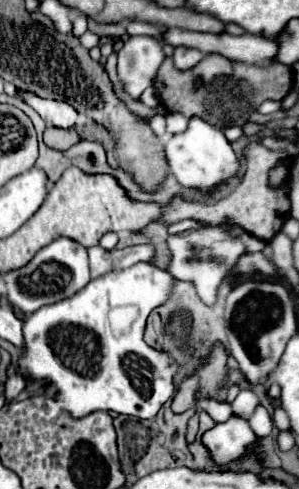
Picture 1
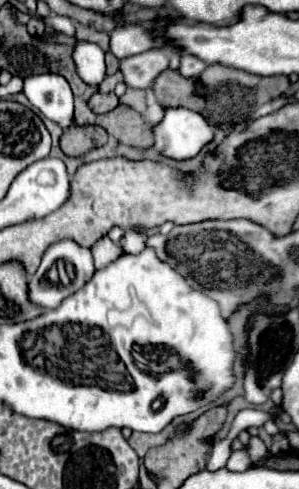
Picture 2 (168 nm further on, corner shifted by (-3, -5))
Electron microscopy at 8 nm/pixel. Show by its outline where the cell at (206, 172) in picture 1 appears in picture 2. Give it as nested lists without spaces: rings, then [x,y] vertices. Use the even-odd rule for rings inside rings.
[[[164,108],[164,118],[158,126],[152,126],[154,132],[154,146],[160,154],[174,158],[174,160],[186,160],[200,152],[202,146],[206,146],[212,140],[212,128],[210,124],[194,110],[188,108]]]

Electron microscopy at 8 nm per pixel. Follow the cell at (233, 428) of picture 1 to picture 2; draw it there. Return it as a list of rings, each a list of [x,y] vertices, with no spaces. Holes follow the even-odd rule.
[[[253,436],[250,438],[250,442],[246,447],[252,461],[257,461],[258,459],[267,458],[269,456],[268,448],[264,446],[264,442],[260,438]]]

